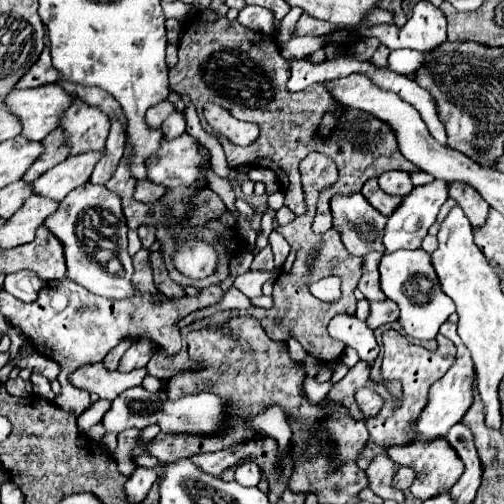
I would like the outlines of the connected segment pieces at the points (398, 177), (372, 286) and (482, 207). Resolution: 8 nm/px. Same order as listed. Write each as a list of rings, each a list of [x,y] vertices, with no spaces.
[[[385,172],[379,176],[379,188],[387,194],[395,194],[395,196],[407,196],[413,190],[411,184],[411,176],[407,172]]]
[[[371,252],[363,258],[363,276],[359,280],[359,290],[363,292],[363,296],[369,300],[369,302],[383,302],[387,300],[387,296],[381,292],[379,288],[379,260],[381,260],[383,254],[379,252]]]
[[[447,184],[449,196],[463,208],[465,216],[471,220],[471,226],[481,226],[489,214],[489,204],[481,198],[475,188],[469,188],[467,184]]]

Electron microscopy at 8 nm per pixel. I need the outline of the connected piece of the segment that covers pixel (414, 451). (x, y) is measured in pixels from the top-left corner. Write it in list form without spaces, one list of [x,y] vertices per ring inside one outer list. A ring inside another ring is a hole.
[[[445,438],[441,440],[431,440],[431,442],[425,442],[425,440],[417,440],[409,446],[397,446],[397,448],[389,448],[389,458],[395,460],[397,464],[401,466],[407,466],[407,468],[413,468],[415,470],[415,482],[411,486],[411,494],[415,498],[421,498],[421,500],[427,500],[427,498],[433,498],[437,496],[437,492],[443,492],[443,490],[449,490],[461,476],[463,472],[463,464],[461,460],[457,460],[457,452],[453,452],[453,448],[449,448],[449,442]]]

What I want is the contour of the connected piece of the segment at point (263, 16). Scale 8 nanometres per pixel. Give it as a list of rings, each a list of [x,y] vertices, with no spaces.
[[[245,6],[239,12],[239,22],[243,22],[247,28],[253,28],[255,32],[273,36],[275,34],[275,24],[273,24],[273,12],[261,6]]]

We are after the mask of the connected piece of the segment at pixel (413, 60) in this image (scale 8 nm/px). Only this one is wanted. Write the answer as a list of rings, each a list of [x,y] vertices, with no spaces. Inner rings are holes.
[[[391,50],[387,58],[387,68],[399,74],[411,74],[421,66],[421,62],[423,56],[417,50]]]

